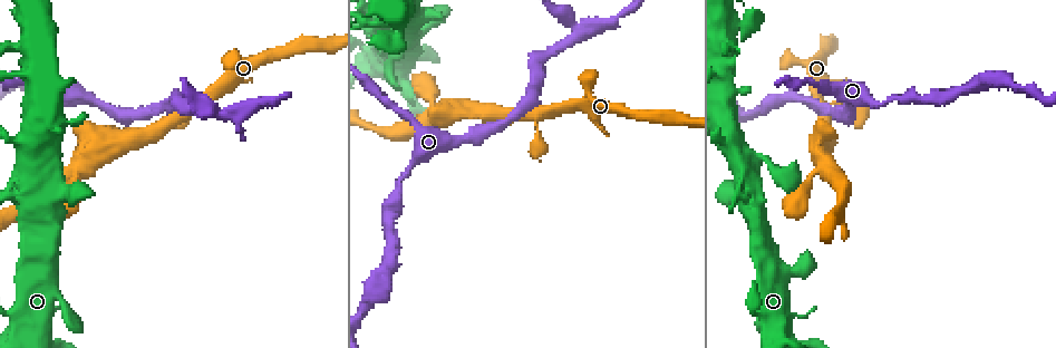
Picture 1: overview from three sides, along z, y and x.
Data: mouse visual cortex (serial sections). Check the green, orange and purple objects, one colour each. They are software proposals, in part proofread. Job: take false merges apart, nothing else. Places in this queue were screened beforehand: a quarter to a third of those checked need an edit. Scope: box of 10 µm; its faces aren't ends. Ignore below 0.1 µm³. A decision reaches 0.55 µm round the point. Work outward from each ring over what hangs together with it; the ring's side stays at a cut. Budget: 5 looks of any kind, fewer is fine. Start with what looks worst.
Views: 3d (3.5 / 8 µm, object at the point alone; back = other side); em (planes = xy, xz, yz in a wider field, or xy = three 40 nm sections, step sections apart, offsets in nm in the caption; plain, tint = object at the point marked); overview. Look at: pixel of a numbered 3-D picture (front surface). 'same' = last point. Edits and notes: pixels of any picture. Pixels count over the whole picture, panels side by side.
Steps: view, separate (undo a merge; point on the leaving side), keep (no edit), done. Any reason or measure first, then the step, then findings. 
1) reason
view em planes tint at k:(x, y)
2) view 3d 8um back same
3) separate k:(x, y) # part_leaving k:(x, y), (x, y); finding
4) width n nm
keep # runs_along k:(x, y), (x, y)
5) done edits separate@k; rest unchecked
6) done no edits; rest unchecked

abrupt turn
view 3d 3.5um at 1:(217, 114)

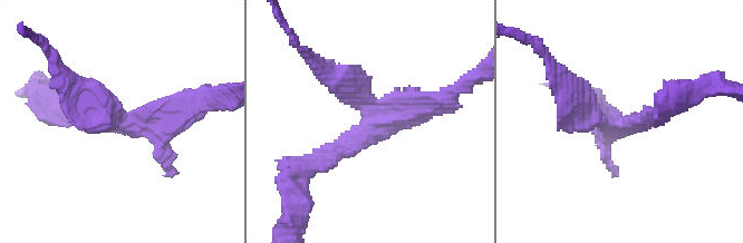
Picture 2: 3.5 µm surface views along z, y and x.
view em xy step 2 tint at 2:(626, 123)

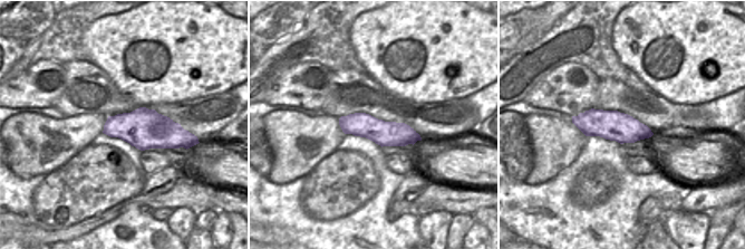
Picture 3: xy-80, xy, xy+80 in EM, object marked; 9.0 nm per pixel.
separate 2:(102, 98) # part_leaving 2:(115, 123), (60, 75), (50, 55); two cells meet here

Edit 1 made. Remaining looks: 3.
redraw
view overview

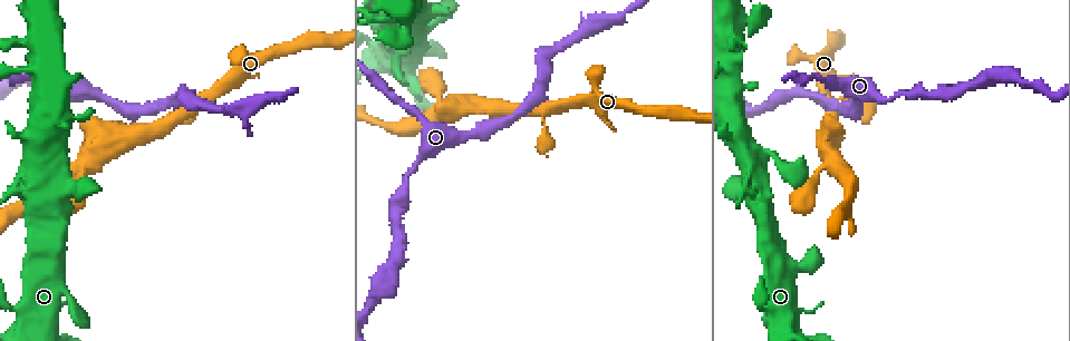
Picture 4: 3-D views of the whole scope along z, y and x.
view 3d 3.5um at 4:(65, 189)

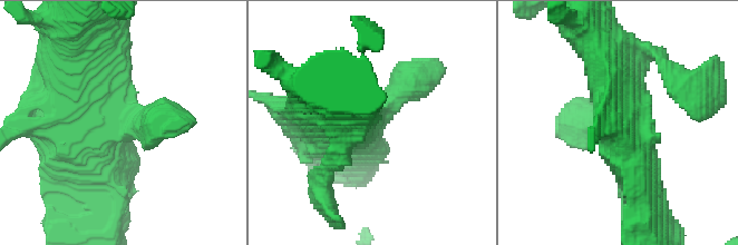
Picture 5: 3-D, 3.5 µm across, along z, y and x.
now the EM
view em xy step 5 tint at 5:(123, 122)

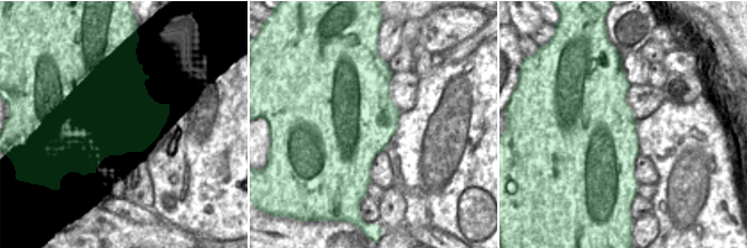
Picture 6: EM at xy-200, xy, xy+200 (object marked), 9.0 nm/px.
keep # runs_along 5:(640, 173), (596, 29); all the same cell

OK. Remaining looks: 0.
done edits separate@2; rest unchecked

